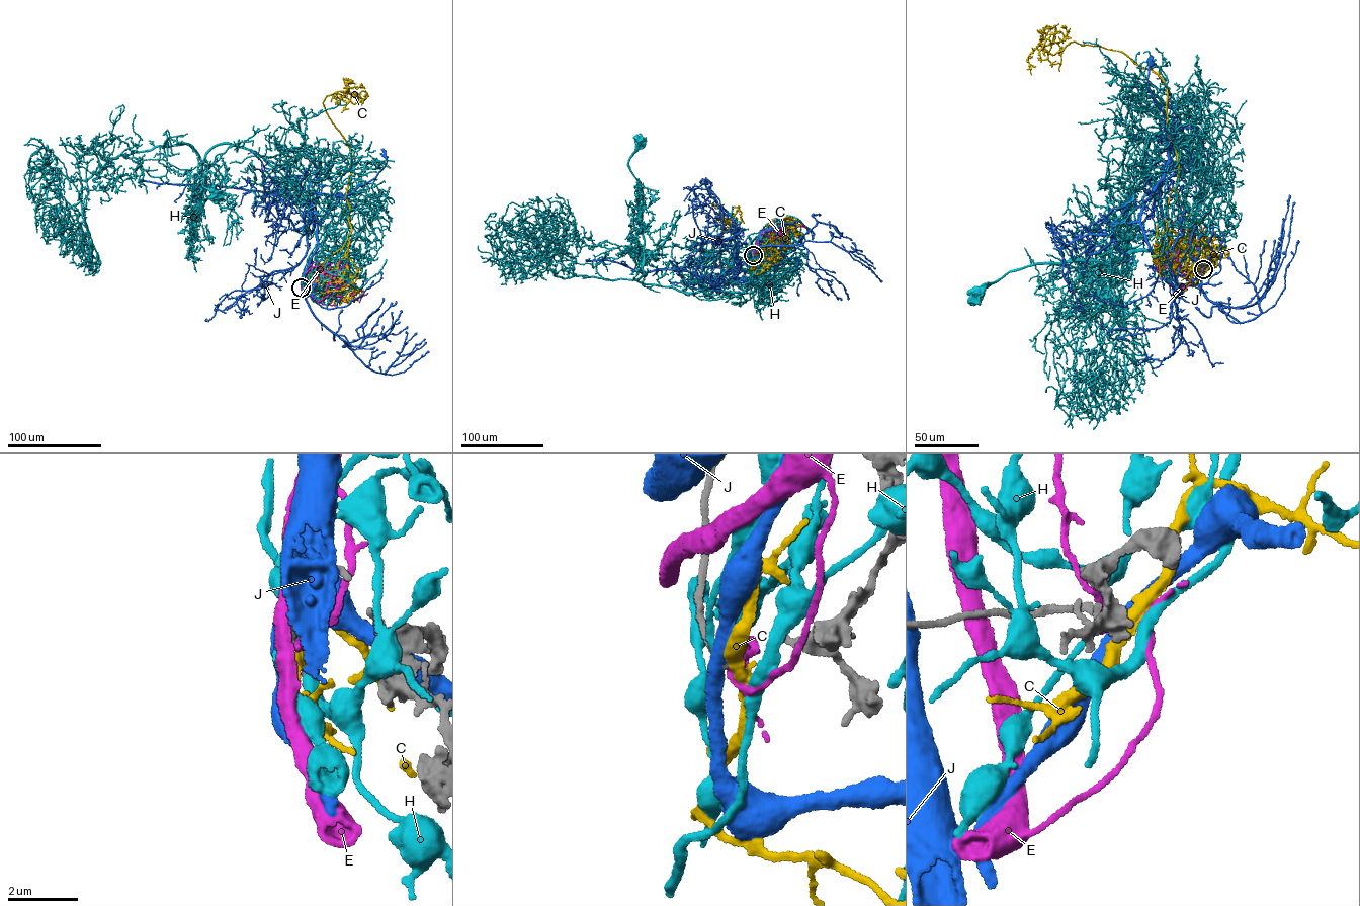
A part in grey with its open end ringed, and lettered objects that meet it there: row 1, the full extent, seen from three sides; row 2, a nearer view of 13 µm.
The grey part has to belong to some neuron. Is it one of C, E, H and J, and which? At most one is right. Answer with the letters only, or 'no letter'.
no letter

